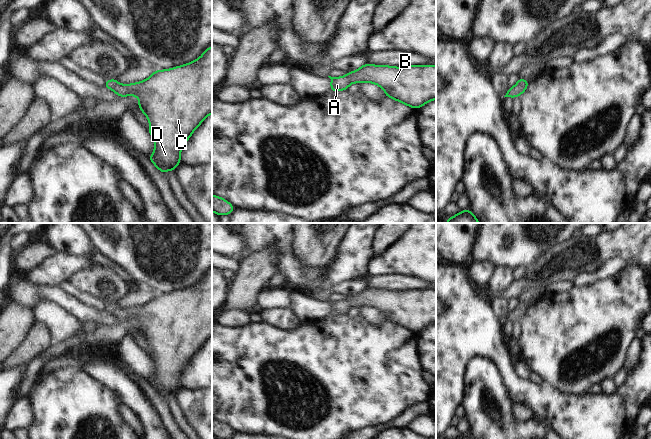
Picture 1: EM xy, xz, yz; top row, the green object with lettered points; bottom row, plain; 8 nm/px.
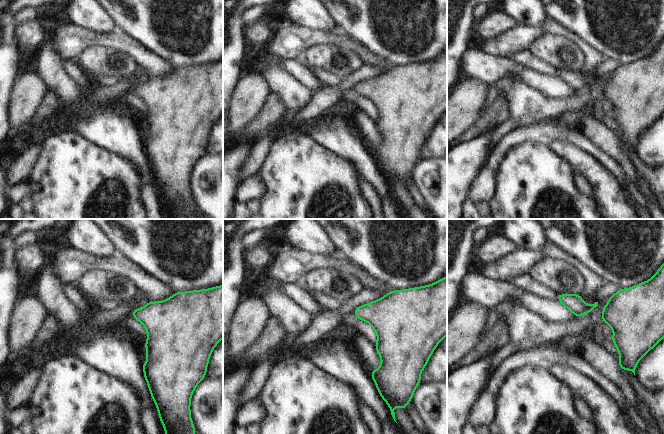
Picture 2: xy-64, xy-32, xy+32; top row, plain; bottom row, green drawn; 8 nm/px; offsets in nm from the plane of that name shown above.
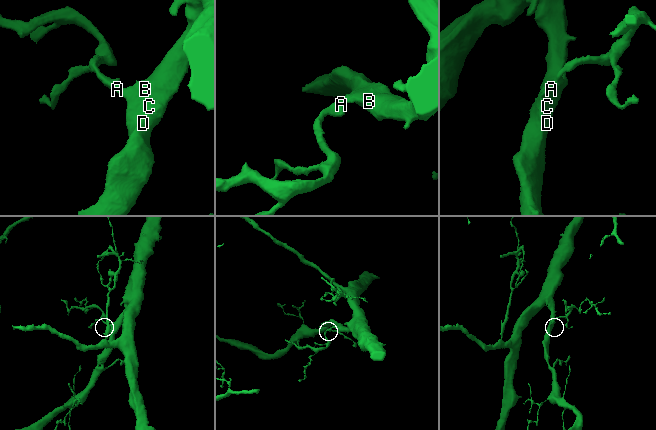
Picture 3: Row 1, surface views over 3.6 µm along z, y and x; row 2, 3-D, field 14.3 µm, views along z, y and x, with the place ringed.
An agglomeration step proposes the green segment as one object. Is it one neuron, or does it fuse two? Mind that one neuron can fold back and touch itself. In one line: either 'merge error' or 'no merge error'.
no merge error

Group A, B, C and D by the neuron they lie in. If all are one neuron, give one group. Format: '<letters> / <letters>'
A B C D

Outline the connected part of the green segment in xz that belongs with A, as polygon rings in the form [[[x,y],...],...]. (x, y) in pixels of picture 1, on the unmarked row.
[[[364,288],[345,301],[331,301],[330,314],[347,314],[351,307],[369,306],[380,310],[385,319],[415,333],[436,323],[436,289],[391,291]]]

